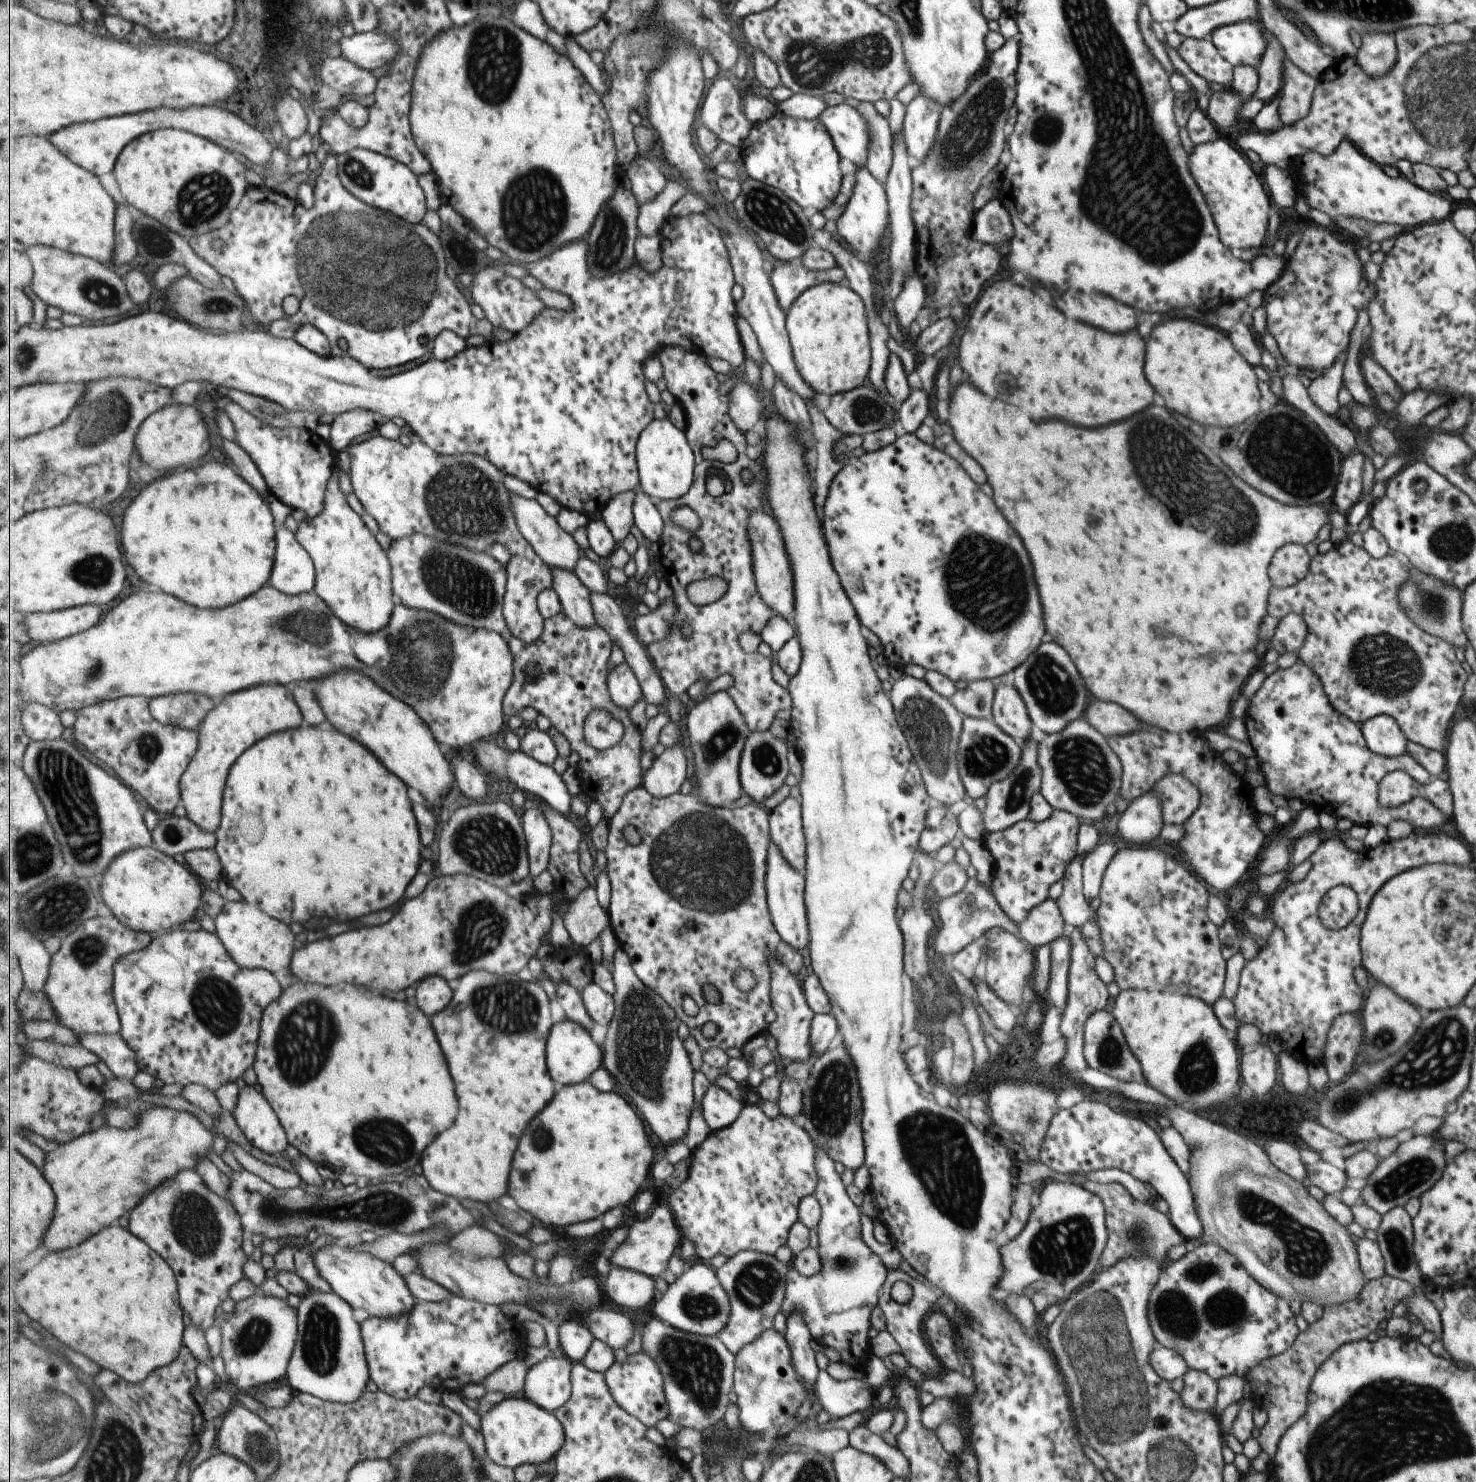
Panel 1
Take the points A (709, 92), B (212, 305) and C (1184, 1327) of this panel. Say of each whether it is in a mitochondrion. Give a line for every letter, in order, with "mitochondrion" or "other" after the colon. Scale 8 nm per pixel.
A: other
B: mitochondrion
C: mitochondrion

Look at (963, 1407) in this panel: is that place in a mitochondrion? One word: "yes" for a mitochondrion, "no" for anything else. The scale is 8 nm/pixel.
no

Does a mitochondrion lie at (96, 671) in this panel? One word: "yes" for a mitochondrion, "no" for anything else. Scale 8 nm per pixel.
yes

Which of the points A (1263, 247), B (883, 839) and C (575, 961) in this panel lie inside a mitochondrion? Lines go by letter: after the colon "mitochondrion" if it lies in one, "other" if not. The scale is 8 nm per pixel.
A: other
B: mitochondrion
C: other

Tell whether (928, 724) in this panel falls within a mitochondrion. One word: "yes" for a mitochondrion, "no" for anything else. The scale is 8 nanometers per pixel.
yes

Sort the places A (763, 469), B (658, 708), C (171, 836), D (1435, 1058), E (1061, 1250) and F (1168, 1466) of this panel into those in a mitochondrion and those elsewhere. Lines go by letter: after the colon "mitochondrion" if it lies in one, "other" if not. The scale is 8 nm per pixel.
A: other
B: other
C: mitochondrion
D: mitochondrion
E: mitochondrion
F: mitochondrion

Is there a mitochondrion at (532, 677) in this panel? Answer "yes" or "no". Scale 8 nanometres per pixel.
no

